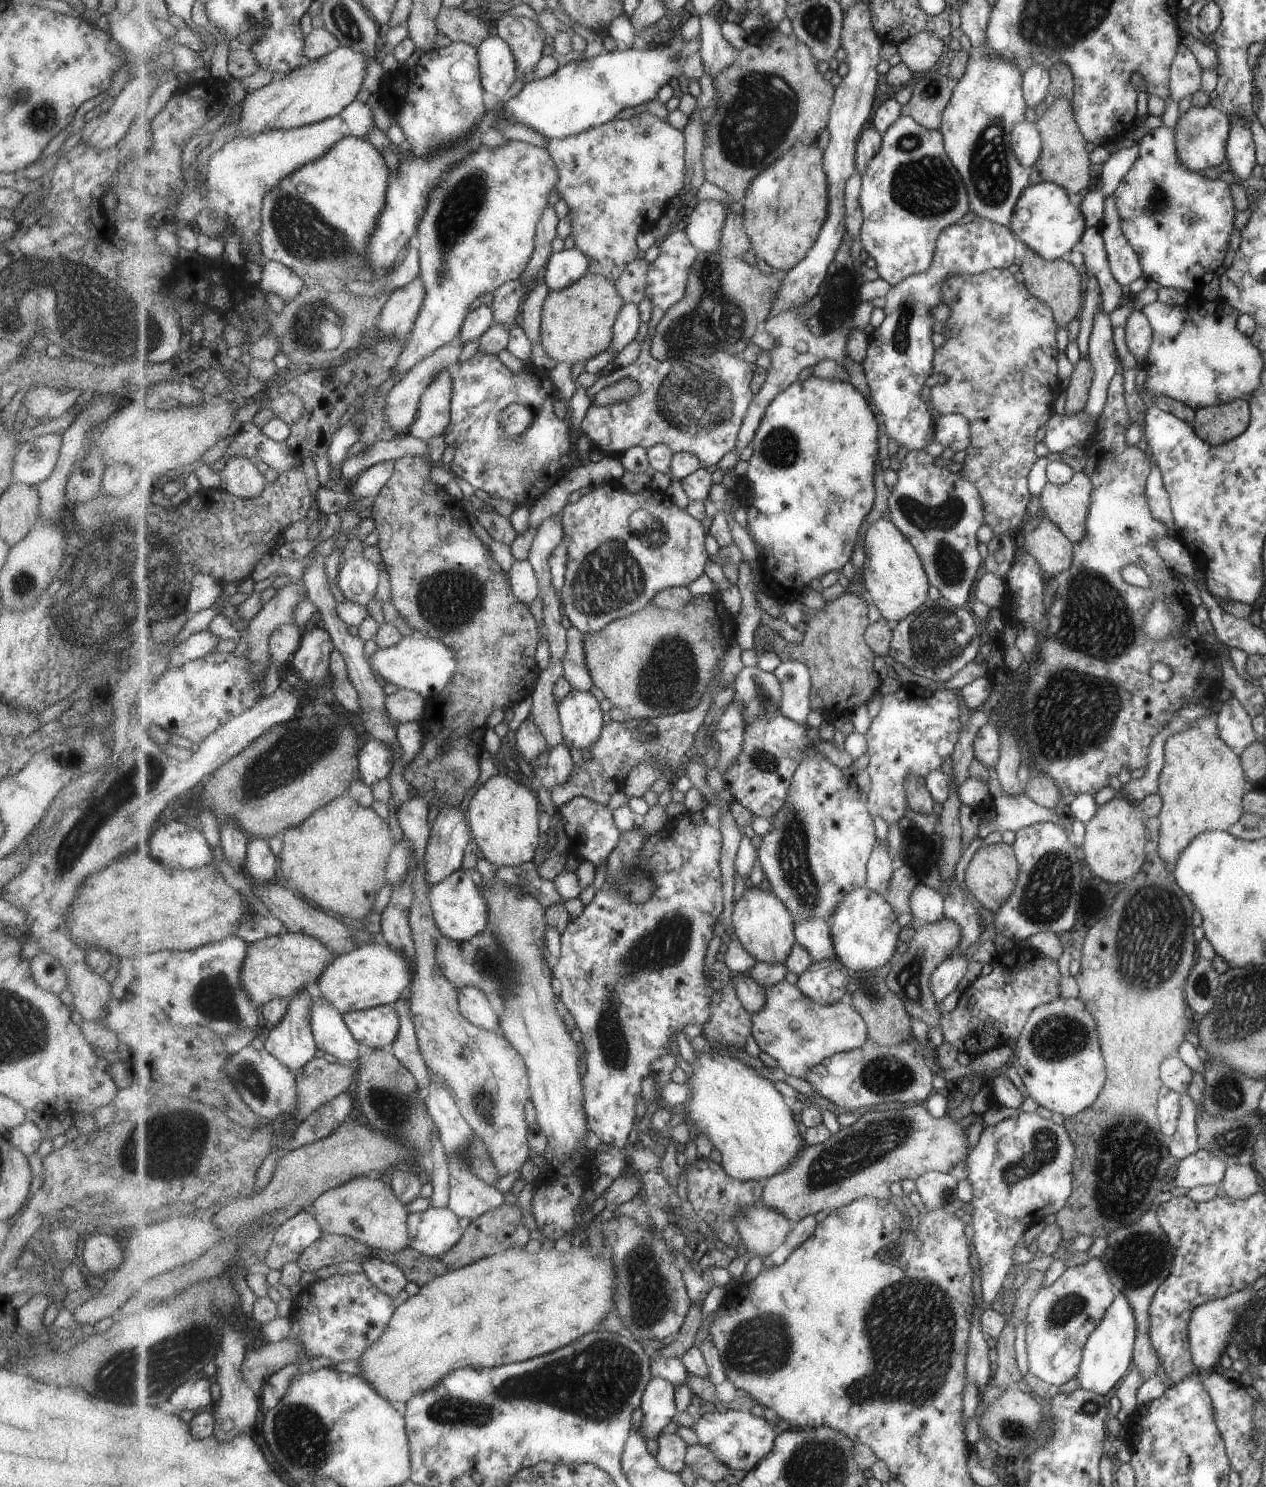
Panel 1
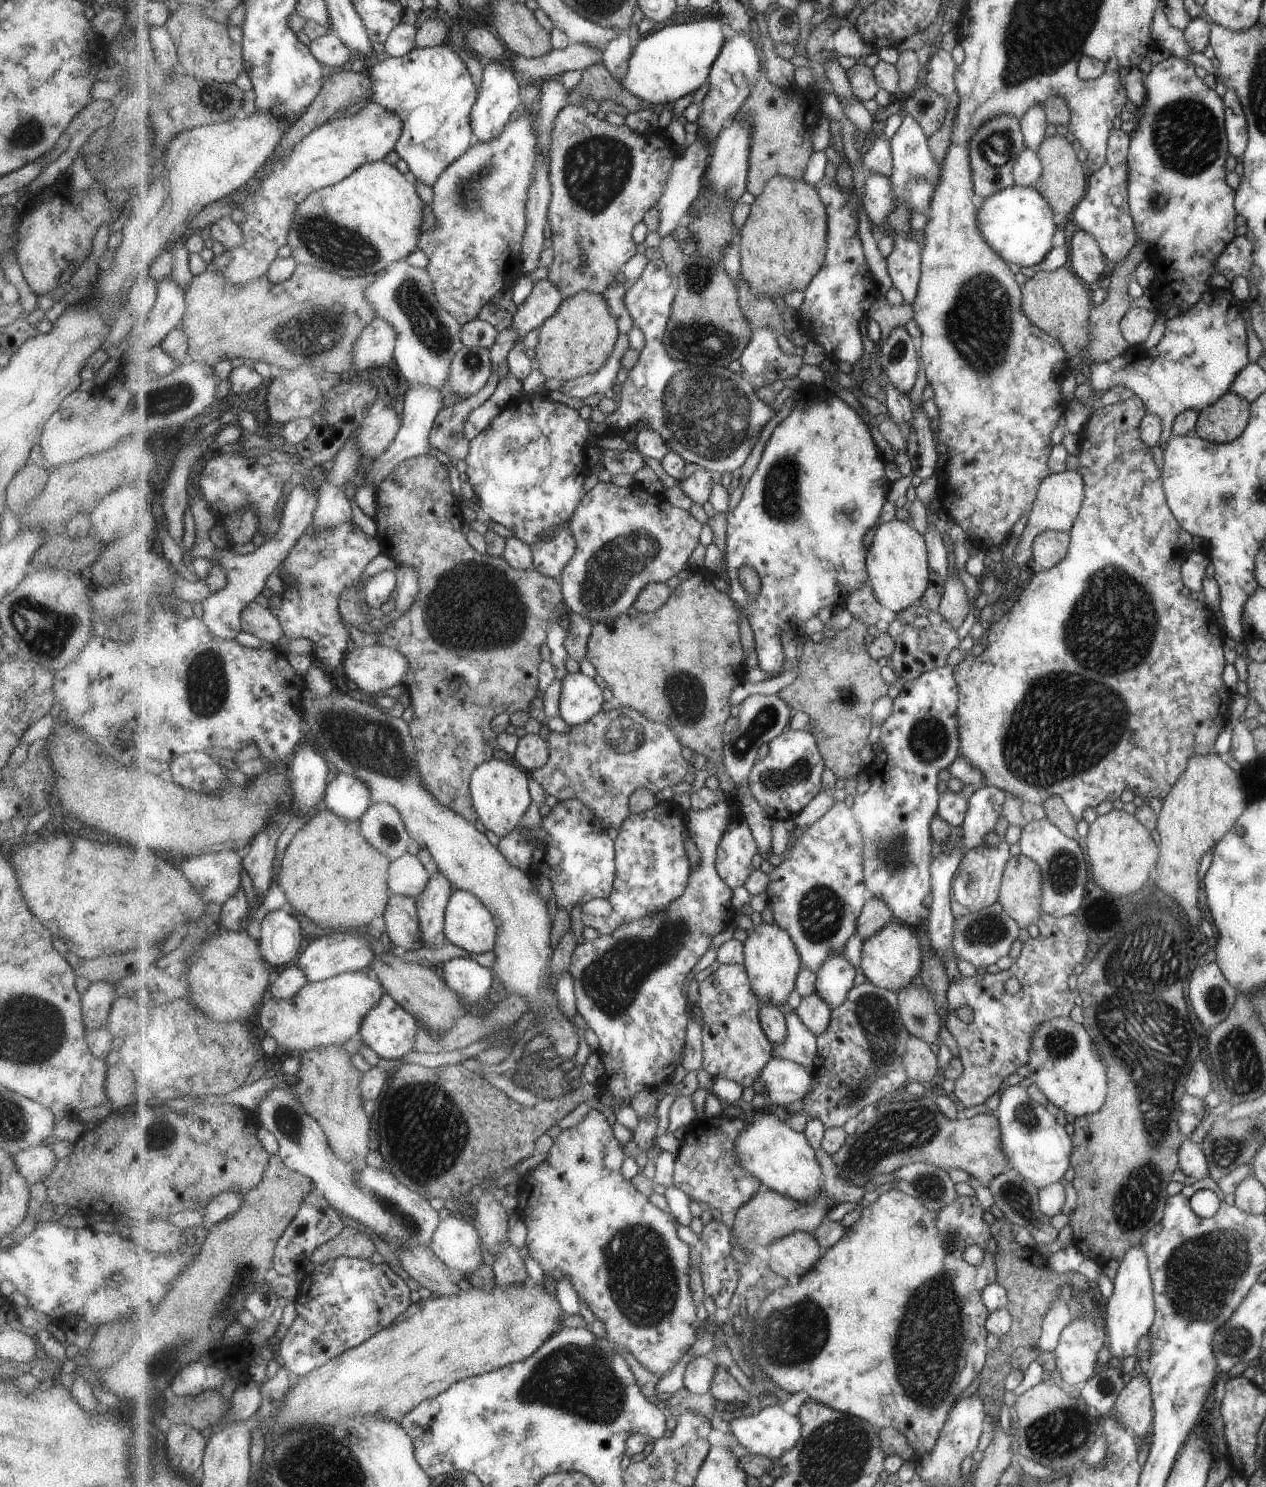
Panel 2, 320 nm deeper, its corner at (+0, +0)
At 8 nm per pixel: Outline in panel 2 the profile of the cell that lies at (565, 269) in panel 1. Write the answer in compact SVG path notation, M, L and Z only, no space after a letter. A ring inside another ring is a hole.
M546 278L545 280L533 284L532 291L526 298L523 304L518 306L517 314L515 315L511 328L515 329L521 338L519 341L531 341L533 332L535 333L542 324L549 317L552 317L557 309L561 306L561 303L565 300L564 296L560 293L560 290Z

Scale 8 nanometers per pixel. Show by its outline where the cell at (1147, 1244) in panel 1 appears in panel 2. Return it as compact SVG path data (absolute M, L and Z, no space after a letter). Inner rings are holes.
M1141 1367L1135 1370L1119 1391L1113 1408L1103 1417L1113 1417L1135 1436L1147 1439L1152 1430L1152 1398L1148 1378Z

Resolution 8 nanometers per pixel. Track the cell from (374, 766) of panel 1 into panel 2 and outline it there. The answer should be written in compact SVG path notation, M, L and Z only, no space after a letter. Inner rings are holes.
M336 772L331 778L324 802L326 808L340 817L360 819L374 803L369 785L349 773Z

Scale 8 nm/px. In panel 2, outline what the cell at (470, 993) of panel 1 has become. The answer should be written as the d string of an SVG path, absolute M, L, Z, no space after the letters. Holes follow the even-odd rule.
M454 957L442 967L444 979L457 991L466 1003L479 1008L488 1001L494 985L495 972L471 958Z

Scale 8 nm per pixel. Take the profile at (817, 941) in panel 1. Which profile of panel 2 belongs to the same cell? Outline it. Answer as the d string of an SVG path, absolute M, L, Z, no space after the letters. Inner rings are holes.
M832 955L817 974L816 992L832 1009L839 1008L853 988L857 968L849 964L843 955Z

